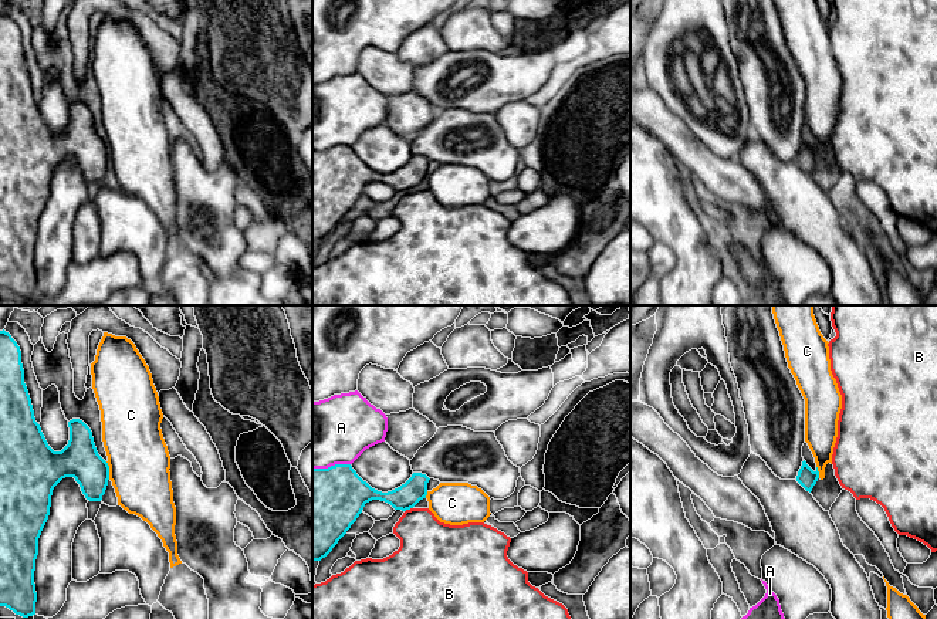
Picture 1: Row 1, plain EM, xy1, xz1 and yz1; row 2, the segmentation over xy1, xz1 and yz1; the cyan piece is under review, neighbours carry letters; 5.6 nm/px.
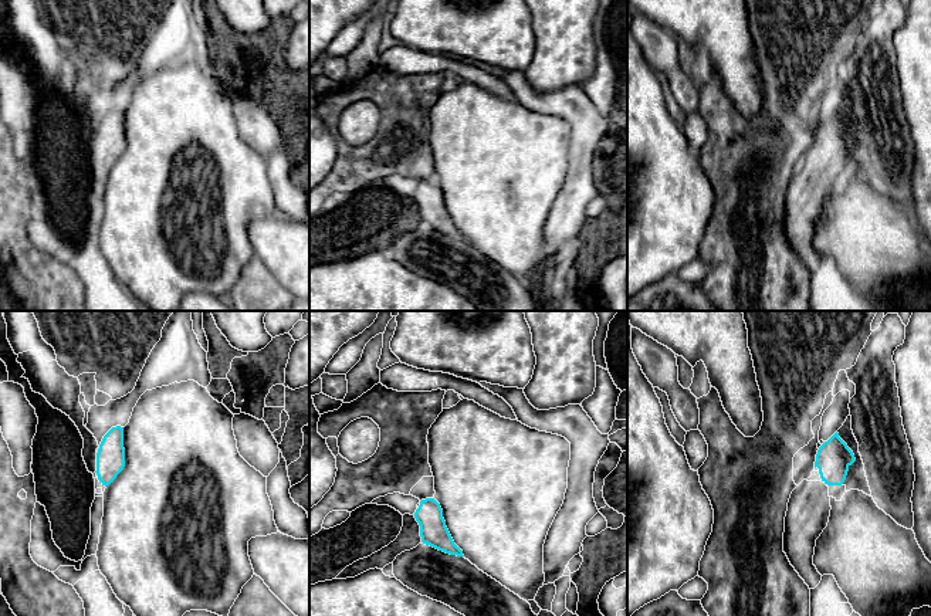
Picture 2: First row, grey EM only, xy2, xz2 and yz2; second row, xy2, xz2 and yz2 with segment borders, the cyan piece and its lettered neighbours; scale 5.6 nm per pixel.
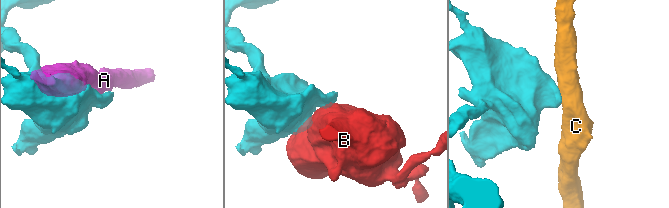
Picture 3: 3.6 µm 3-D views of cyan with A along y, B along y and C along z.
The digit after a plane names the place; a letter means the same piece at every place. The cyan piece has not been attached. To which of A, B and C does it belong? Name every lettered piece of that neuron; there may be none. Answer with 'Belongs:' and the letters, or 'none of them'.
Belongs: none of them

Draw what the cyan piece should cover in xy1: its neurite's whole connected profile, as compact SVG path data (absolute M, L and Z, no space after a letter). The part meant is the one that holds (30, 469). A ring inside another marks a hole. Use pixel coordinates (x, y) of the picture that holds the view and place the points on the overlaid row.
M4 329L0 331L0 606L16 615L35 615L37 592L34 584L38 538L48 520L54 487L65 477L74 477L89 501L101 501L109 480L109 466L98 454L91 429L80 419L68 422L70 440L61 451L54 451L35 422L31 399L24 383L21 351Z

